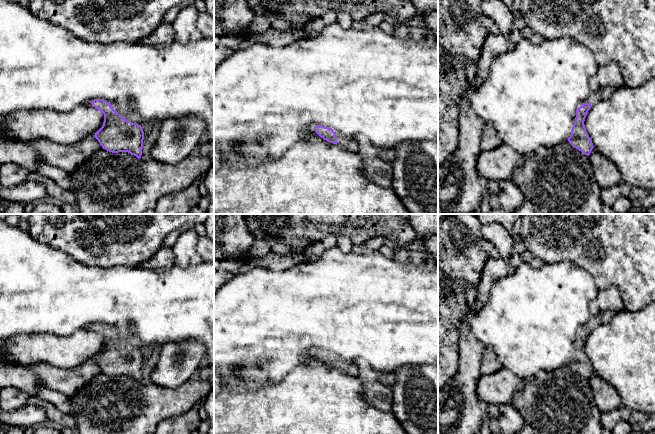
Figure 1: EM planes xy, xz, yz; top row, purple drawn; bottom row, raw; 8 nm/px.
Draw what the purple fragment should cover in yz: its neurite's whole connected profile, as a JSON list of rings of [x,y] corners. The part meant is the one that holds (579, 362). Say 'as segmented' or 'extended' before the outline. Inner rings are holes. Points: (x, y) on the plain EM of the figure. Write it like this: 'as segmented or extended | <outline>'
extended | [[[615,311],[599,312],[596,316],[591,316],[589,321],[577,330],[575,345],[568,365],[574,372],[587,380],[590,379],[594,370],[584,349],[586,339],[595,327],[607,323],[616,313]]]

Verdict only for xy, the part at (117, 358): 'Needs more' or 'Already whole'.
Needs more

